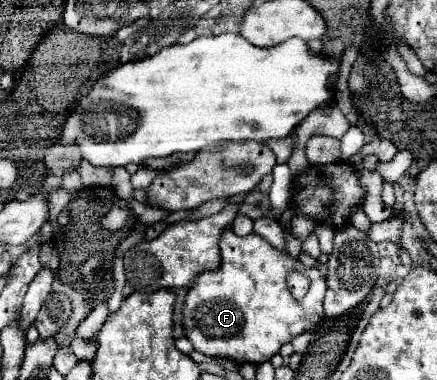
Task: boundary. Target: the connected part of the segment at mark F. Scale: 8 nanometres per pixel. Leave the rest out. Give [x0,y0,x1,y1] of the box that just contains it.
[183,228,327,364]

